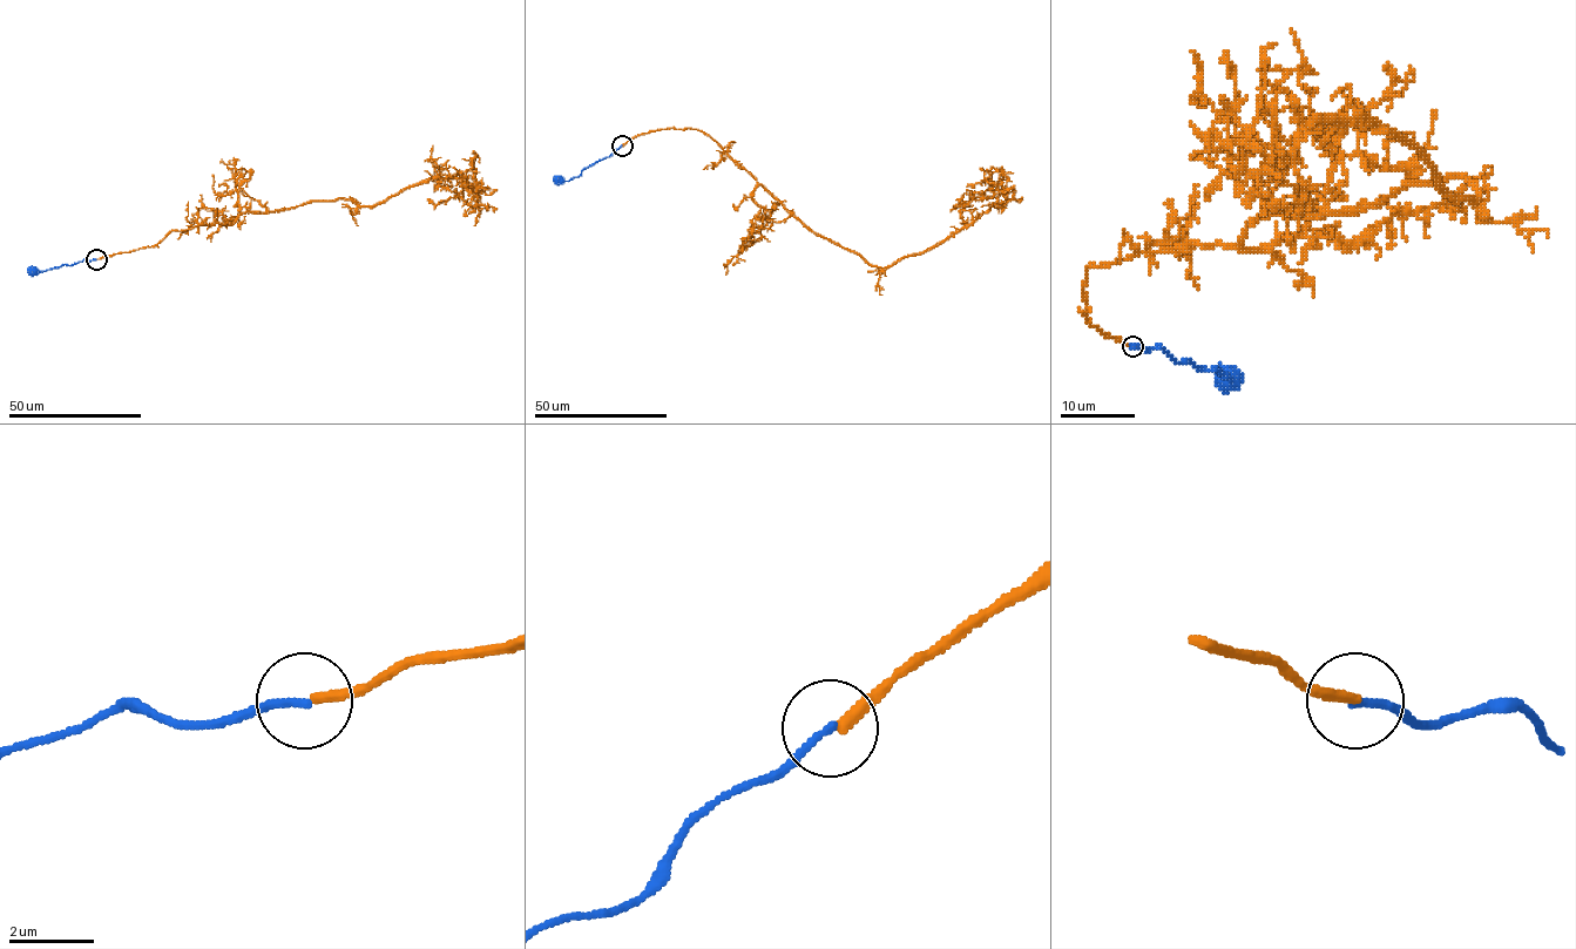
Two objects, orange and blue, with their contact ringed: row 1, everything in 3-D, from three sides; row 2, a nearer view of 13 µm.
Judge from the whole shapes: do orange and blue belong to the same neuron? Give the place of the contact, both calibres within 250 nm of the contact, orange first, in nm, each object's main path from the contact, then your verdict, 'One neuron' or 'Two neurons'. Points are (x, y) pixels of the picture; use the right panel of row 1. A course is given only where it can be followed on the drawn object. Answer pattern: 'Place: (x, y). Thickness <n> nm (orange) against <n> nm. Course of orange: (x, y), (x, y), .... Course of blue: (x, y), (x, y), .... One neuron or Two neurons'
Place: (1133, 346). Thickness 240 nm (orange) against 170 nm. Course of orange: (1134, 345), (1083, 313), (1089, 265), (1401, 185), (1478, 197), (1366, 119), (1318, 119), (1249, 170), (1191, 52). Course of blue: (1134, 345), (1143, 350), (1162, 347), (1178, 364), (1188, 360), (1230, 379), (1224, 372), (1224, 375). Two neurons

